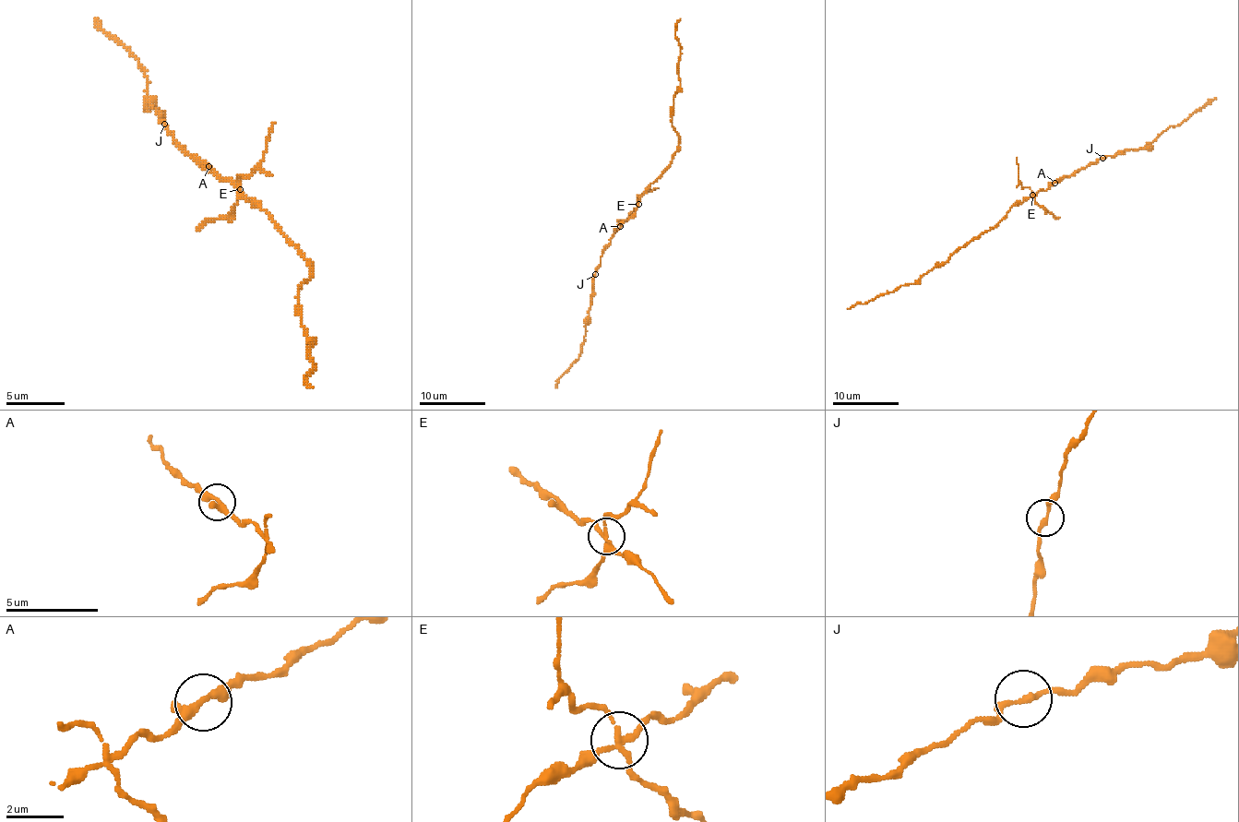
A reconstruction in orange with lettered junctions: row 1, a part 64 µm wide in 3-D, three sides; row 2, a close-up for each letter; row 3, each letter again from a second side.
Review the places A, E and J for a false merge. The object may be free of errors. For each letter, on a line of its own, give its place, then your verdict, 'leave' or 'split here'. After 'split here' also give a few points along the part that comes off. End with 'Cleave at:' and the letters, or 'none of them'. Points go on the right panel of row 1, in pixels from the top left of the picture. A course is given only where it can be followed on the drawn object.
A: (1054, 183) | leave
E: (1032, 195) | split here | (1033, 196), (1028, 187), (1021, 187), (1017, 158)
J: (1102, 158) | leave
Cleave at: E

